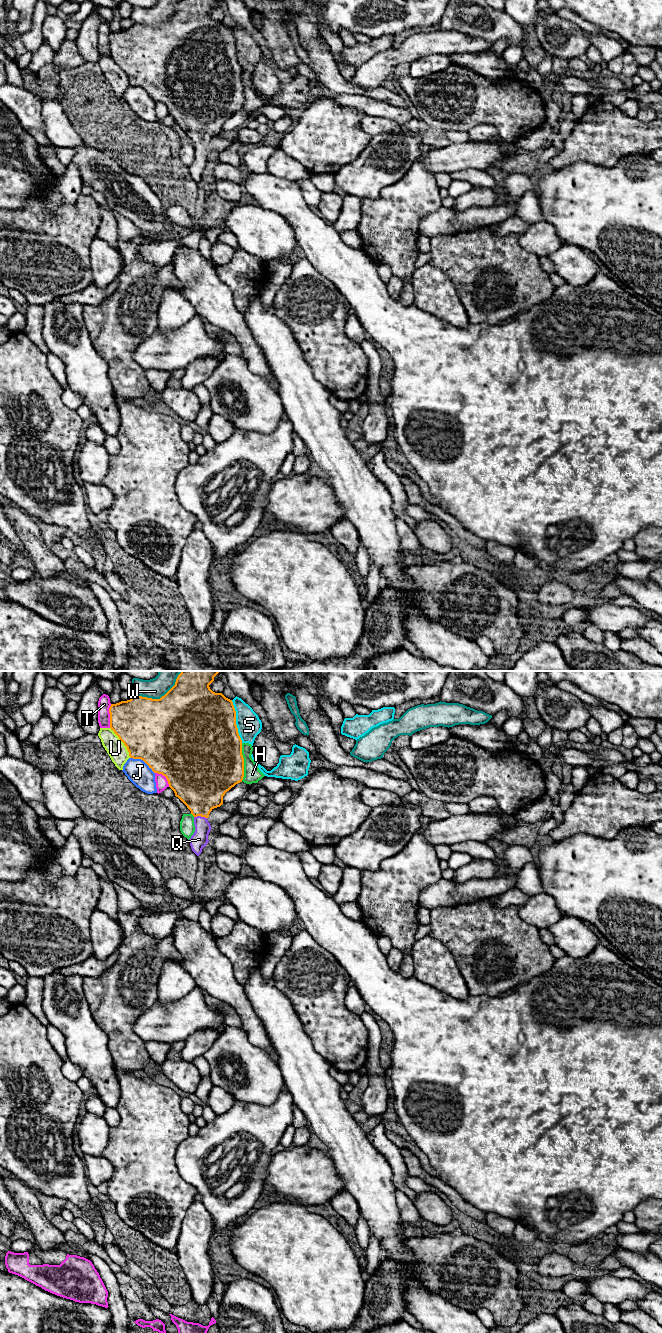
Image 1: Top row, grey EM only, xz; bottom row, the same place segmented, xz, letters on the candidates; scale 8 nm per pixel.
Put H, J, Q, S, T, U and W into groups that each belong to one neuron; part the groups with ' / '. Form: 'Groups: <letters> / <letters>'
Groups: H / J / Q / S / T / U / W

